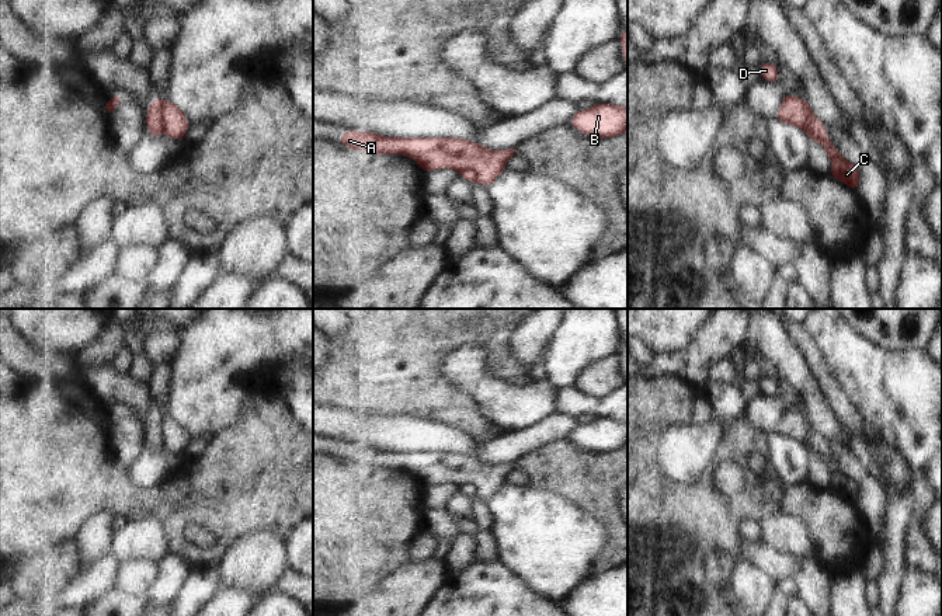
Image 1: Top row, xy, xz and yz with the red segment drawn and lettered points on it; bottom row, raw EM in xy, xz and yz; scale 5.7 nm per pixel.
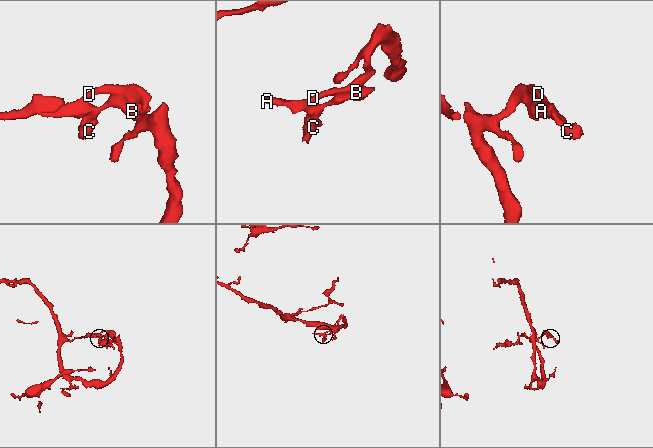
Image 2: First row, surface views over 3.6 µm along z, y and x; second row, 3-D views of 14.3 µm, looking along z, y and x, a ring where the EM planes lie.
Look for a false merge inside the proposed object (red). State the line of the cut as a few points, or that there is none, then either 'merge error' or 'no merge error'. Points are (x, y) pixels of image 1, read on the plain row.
cut xy (160, 414), (163, 446); merge error

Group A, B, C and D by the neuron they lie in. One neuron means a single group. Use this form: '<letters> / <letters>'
A B D / C

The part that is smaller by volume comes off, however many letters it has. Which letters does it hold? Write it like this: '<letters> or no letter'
C

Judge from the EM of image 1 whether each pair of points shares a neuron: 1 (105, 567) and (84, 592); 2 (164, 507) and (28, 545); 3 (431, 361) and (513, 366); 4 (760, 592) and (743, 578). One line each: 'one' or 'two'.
1: one
2: one
3: one
4: one

